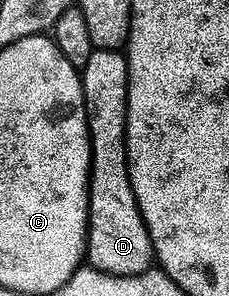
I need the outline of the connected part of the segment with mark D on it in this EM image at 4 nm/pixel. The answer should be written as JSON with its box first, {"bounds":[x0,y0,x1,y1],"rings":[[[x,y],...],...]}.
{"bounds":[81,50,155,275],"rings":[[[121,50],[99,51],[88,57],[81,67],[82,93],[86,102],[86,124],[90,130],[90,218],[86,228],[85,258],[89,266],[107,271],[110,275],[143,275],[155,262],[150,234],[142,220],[136,197],[128,177],[126,164],[126,56]]]}

